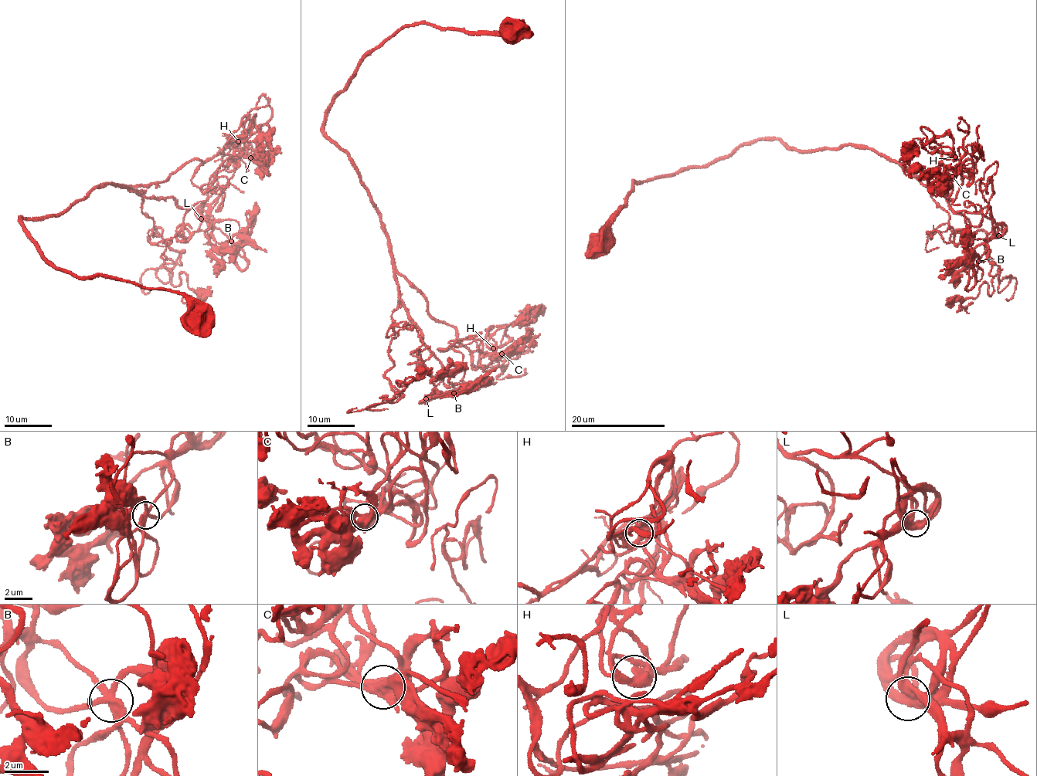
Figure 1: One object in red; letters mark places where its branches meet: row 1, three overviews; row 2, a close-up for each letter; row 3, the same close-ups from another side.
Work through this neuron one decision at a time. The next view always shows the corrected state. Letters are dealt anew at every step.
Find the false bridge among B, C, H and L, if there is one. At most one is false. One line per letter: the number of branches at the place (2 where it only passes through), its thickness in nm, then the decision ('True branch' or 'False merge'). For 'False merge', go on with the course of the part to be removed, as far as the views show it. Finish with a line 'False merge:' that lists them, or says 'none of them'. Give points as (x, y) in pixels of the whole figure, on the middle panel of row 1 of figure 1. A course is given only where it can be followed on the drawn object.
B: Branches: 5. Thickness 280 nm. True branch
C: Branches: 5. Thickness 480 nm. True branch
H: Branches: 5. Thickness 400 nm. True branch
L: Branches: 4. Thickness 360 nm. True branch
False merge: none of them

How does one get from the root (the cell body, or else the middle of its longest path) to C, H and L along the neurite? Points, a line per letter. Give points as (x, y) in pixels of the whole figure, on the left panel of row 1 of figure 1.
C: (194, 323), (182, 294), (56, 269), (21, 218), (60, 214), (102, 184), (163, 182), (227, 144), (250, 157)
H: (194, 323), (182, 294), (56, 269), (21, 218), (60, 214), (102, 184), (163, 182), (238, 140)
L: (194, 323), (182, 294), (56, 269), (21, 218), (60, 214), (109, 183), (179, 207), (208, 198), (201, 218)

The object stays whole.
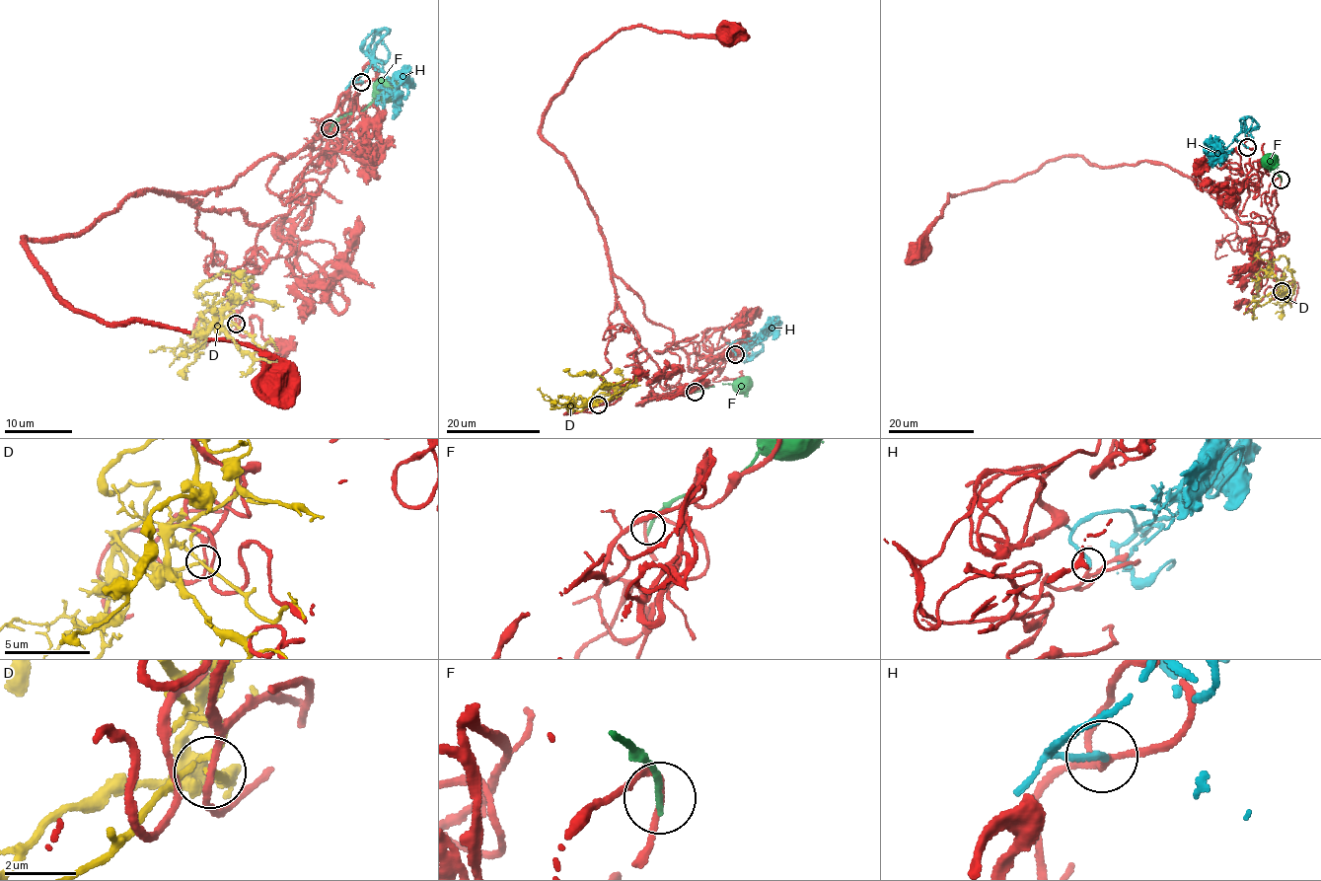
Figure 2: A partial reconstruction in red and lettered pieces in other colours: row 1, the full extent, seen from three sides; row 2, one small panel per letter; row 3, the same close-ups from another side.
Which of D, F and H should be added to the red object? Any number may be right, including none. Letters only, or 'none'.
H

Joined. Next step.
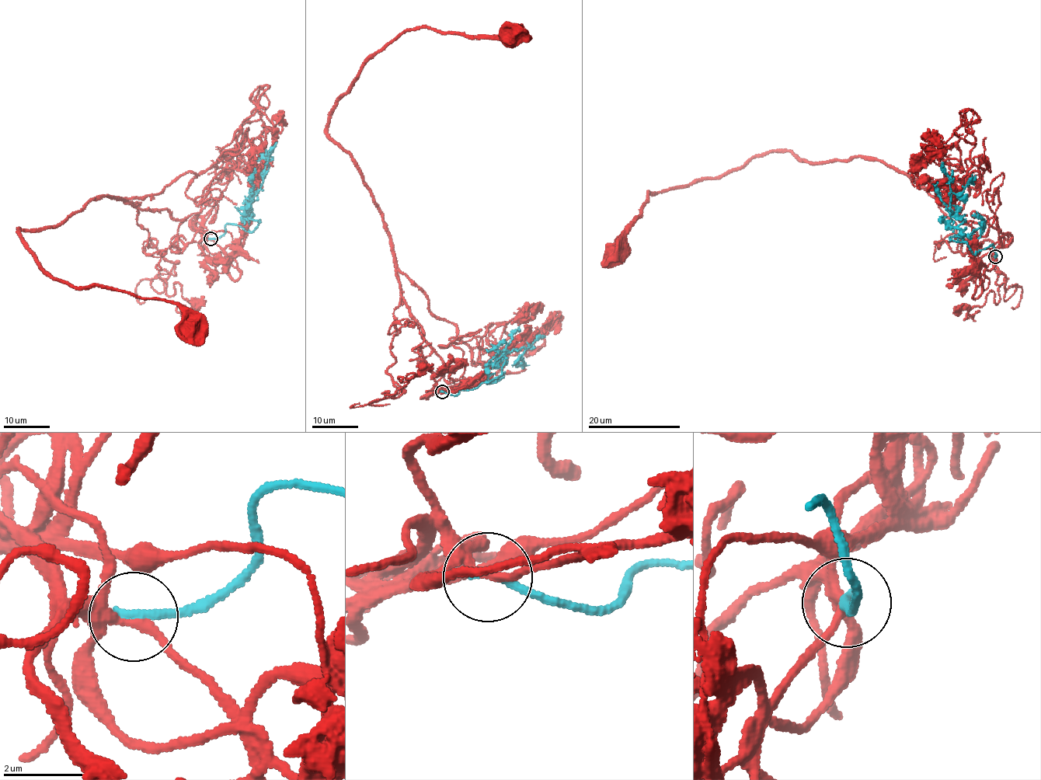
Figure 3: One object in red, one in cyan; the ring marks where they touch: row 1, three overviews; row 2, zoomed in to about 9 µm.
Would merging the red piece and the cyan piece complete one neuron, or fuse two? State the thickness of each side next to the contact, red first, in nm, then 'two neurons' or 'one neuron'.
calibres 190 and 260 nm; two neurons

